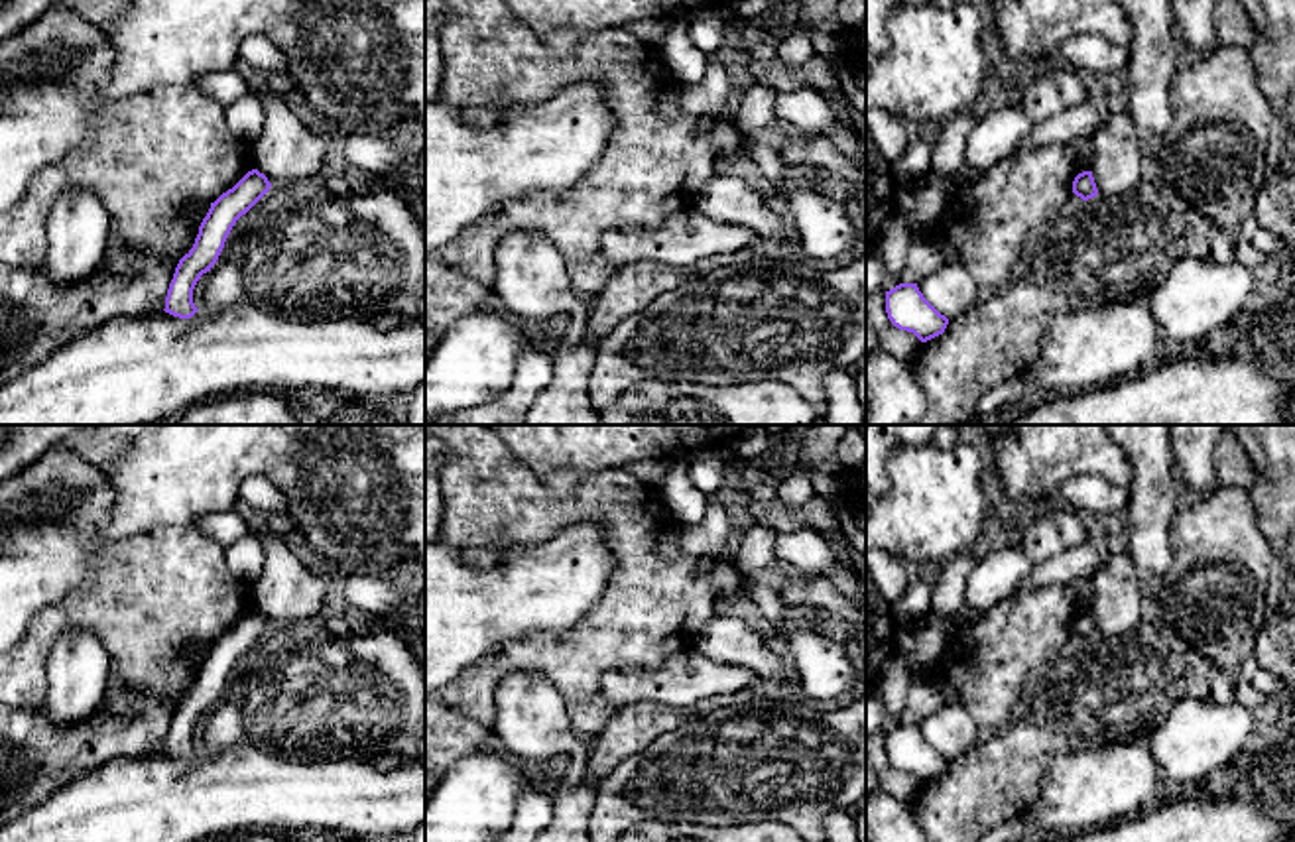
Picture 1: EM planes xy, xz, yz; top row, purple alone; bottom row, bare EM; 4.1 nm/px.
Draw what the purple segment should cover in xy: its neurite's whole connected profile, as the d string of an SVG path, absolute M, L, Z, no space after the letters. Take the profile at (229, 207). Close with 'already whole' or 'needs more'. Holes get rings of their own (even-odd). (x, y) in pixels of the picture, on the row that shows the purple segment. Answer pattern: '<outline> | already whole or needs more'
M258 169L248 171L232 189L222 193L203 218L193 248L179 260L165 297L165 313L191 319L199 309L193 289L203 273L216 264L224 242L236 224L268 191L272 183Z | already whole

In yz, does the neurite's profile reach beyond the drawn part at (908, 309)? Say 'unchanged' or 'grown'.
unchanged

